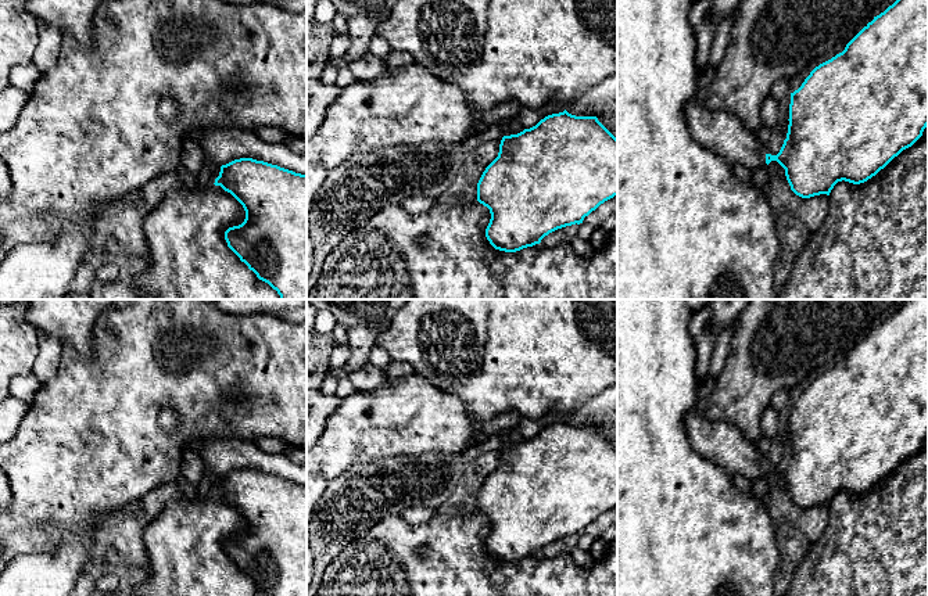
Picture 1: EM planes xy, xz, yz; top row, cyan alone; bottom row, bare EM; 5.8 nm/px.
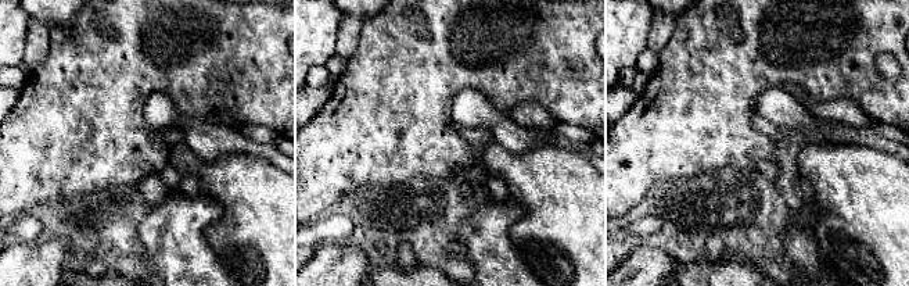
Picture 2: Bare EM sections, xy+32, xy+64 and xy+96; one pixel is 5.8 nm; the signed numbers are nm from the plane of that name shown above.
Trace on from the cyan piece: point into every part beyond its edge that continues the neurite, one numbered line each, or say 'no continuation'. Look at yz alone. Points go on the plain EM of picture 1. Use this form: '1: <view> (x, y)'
1: yz (723, 444)

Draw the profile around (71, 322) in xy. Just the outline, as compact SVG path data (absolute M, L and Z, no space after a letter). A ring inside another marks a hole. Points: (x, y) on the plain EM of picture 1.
M31 299L26 320L39 333L55 337L61 345L71 344L85 358L94 355L93 328L98 316L114 306L118 299Z

